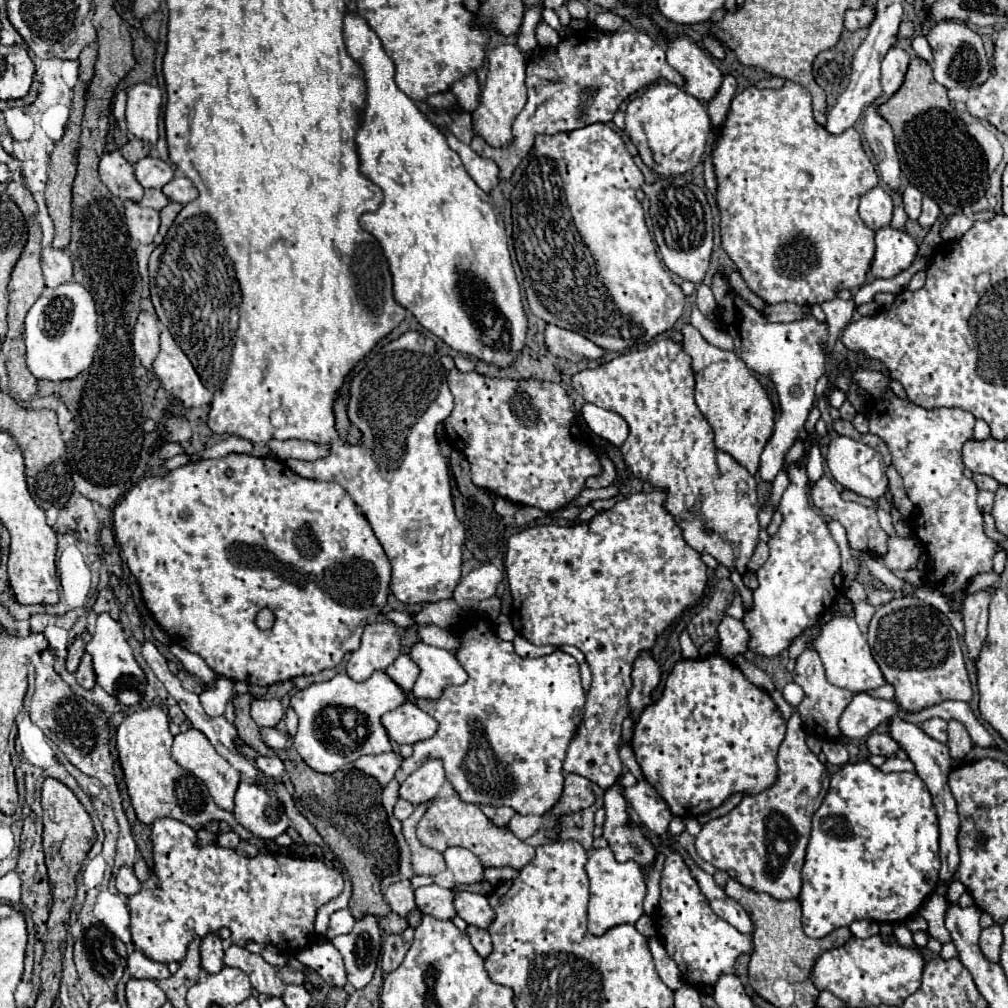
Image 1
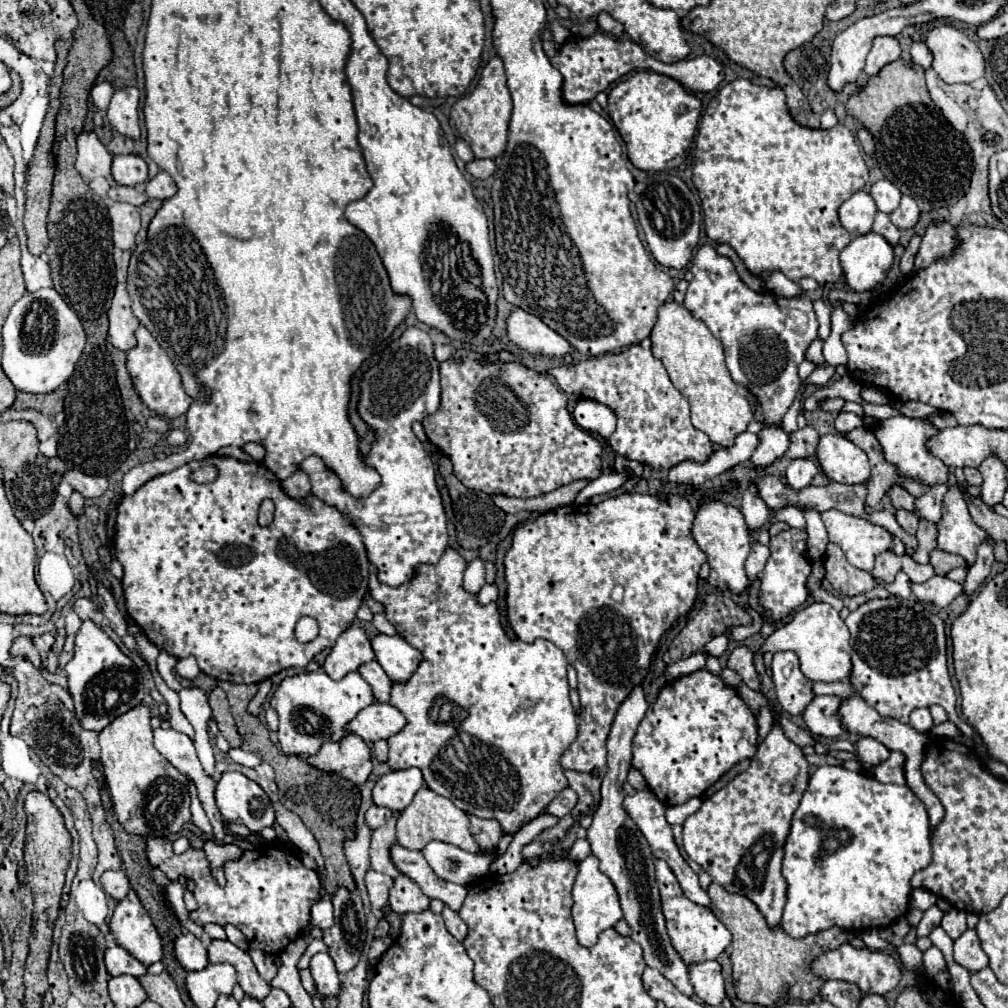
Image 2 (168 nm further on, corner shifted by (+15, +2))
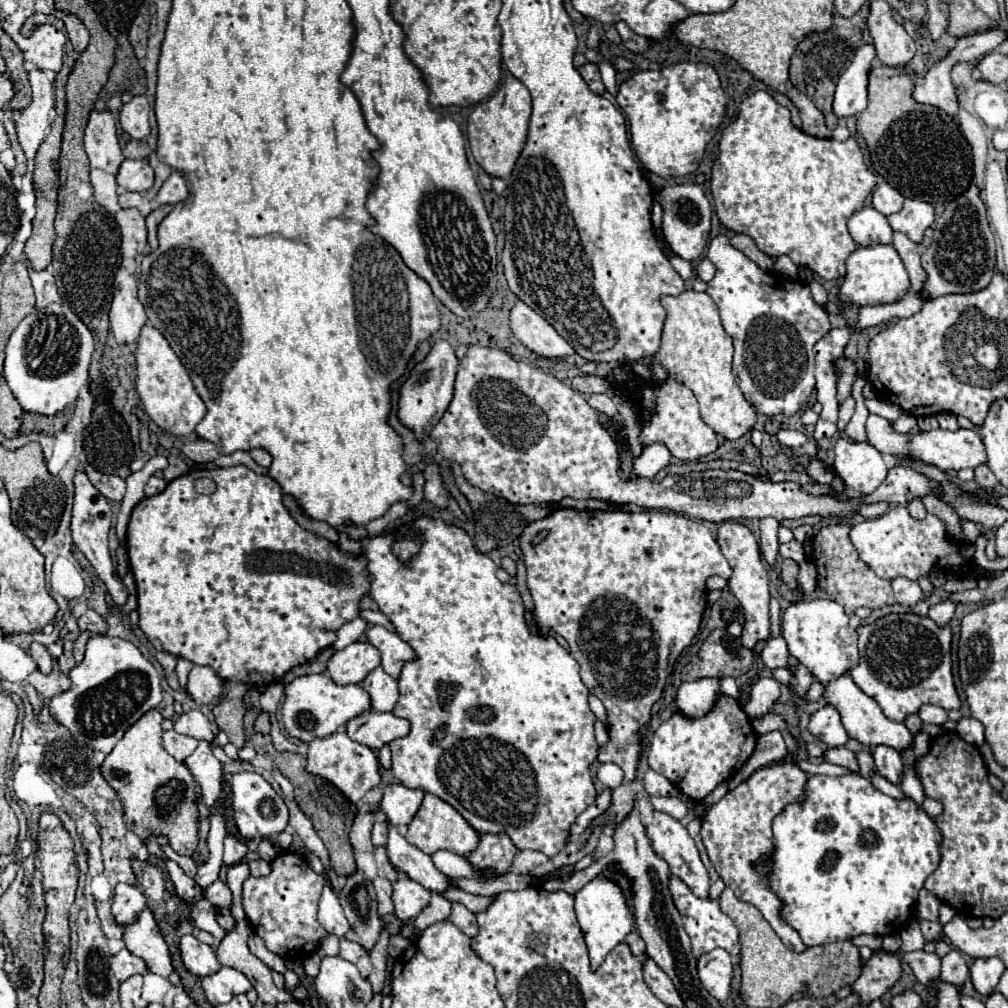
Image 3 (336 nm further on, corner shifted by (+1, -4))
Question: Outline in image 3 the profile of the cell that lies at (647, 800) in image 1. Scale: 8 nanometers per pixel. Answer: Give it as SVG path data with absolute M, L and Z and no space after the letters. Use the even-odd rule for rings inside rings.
M654 812L654 822L646 828L646 834L652 842L652 848L658 856L662 856L668 866L670 866L670 872L678 878L682 878L682 882L686 882L686 886L690 886L690 890L698 896L698 898L708 898L708 890L710 890L710 878L708 878L708 872L698 856L698 850L696 850L696 844L694 840L690 838L688 830L672 816L664 814L664 812Z

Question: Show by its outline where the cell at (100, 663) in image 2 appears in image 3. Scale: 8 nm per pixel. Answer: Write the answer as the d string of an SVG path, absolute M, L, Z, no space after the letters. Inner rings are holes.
M106 634L90 638L84 660L68 676L72 690L52 698L50 712L76 740L104 754L110 754L124 732L162 702L162 686L156 668L132 642L122 638L110 638Z

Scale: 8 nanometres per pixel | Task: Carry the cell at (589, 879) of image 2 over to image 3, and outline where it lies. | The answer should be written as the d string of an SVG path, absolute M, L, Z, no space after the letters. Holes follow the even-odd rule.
M596 876L576 894L574 908L576 908L578 924L582 928L586 946L588 946L590 966L592 966L592 970L596 970L602 964L602 960L606 958L606 954L632 932L634 916L626 904L626 896L624 896L622 888L618 886L618 882L614 878L604 878L604 876Z

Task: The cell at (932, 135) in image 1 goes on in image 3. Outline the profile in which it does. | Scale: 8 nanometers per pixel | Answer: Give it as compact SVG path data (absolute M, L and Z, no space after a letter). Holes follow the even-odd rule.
M872 68L868 106L858 114L856 130L864 136L870 148L874 170L882 174L890 186L902 192L904 198L946 204L964 194L972 182L972 148L966 144L964 156L964 136L954 120L940 108L916 102L912 98L914 86L914 74L908 68Z

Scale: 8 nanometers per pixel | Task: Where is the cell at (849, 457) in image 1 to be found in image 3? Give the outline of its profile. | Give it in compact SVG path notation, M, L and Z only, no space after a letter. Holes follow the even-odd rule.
M840 438L834 444L834 472L848 488L858 494L874 492L886 478L882 454L866 442L850 442Z

